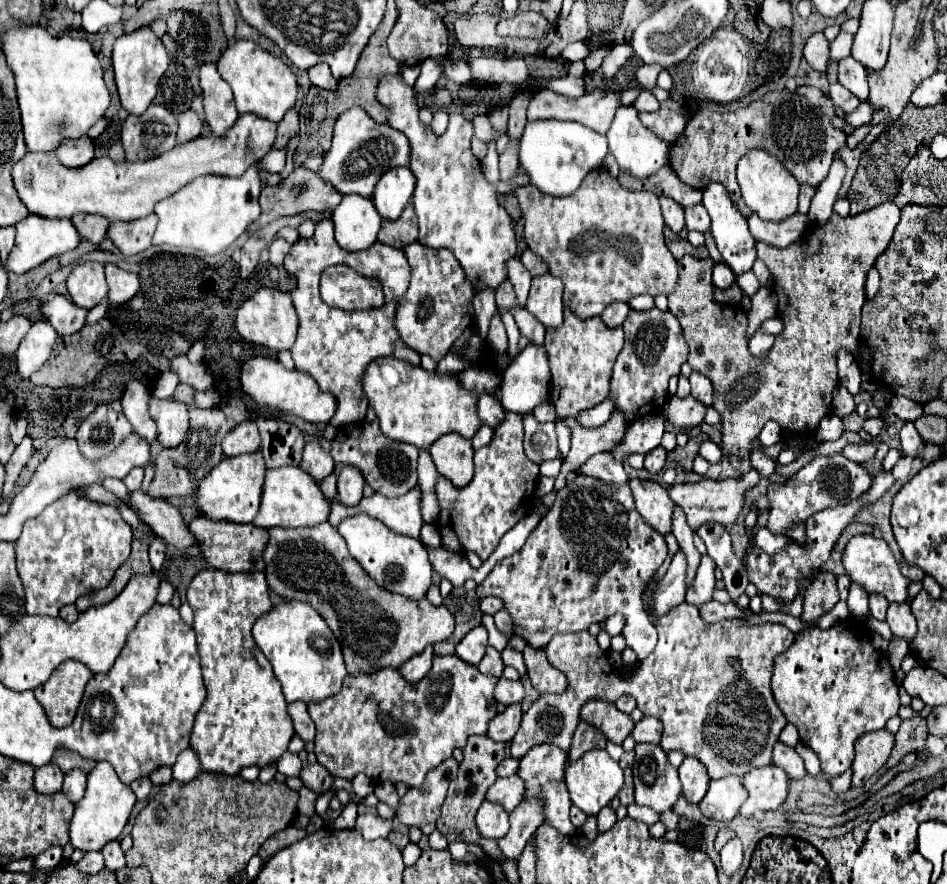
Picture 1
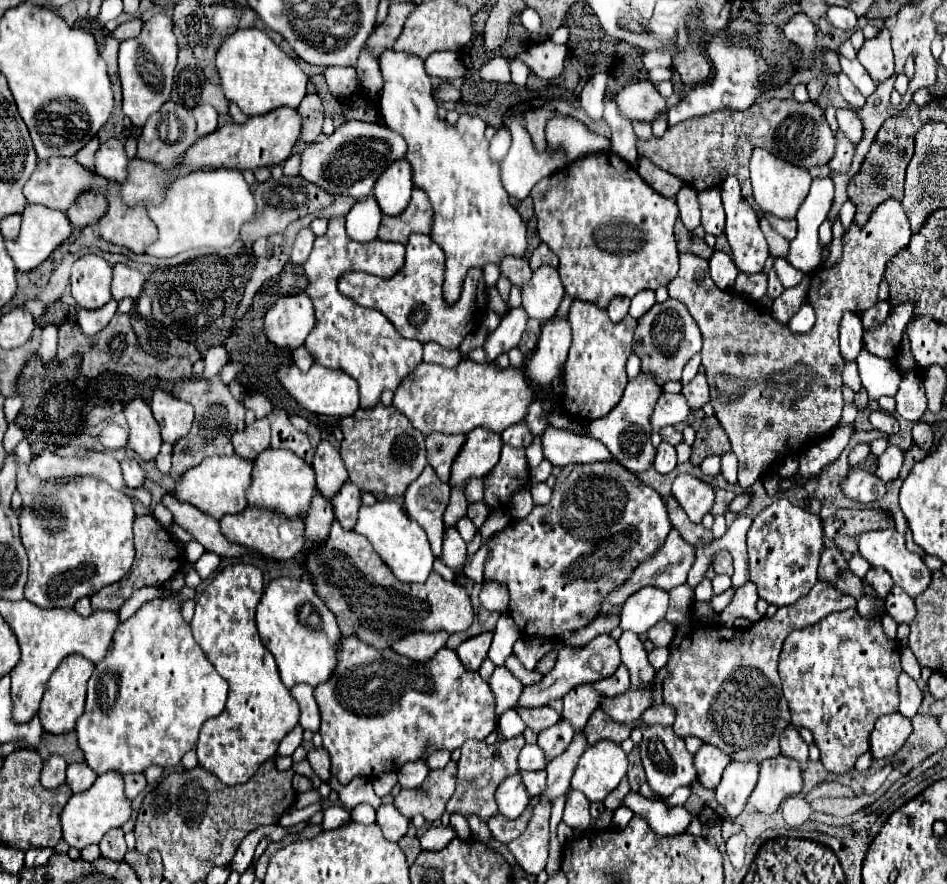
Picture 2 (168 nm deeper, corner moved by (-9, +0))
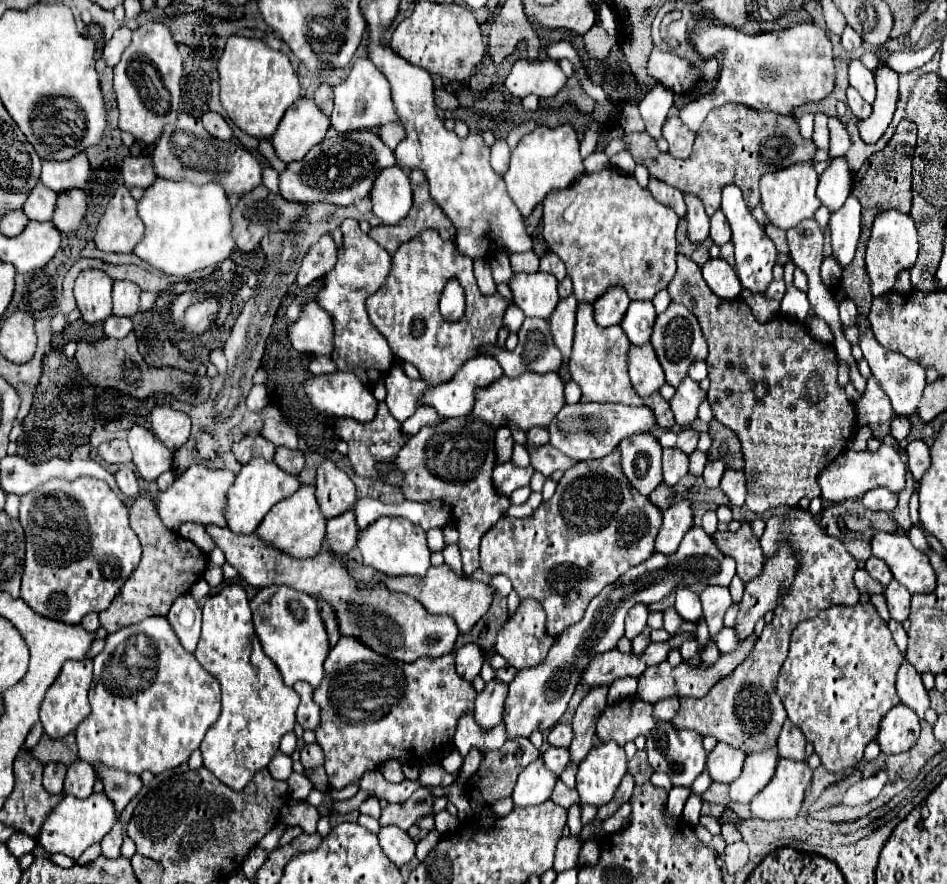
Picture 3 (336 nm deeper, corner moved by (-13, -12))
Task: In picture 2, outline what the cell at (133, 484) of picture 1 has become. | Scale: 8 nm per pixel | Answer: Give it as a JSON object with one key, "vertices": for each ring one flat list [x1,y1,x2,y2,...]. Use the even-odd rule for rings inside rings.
{"vertices":[[124,458,120,460,120,468,122,468,122,478,126,482,126,486,136,488,144,484,144,470,140,468,140,464,132,458]]}

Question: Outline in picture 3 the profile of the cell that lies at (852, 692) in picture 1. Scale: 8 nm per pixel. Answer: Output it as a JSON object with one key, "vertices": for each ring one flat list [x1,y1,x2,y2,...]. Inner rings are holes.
{"vertices":[[868,602,852,608,832,606,818,614,814,620,798,624,792,634,788,658,778,676,778,694,784,702,788,718,796,724,808,742,814,744,822,766,836,774,848,768,856,768,862,760,864,748,876,740,880,720,898,704,896,694,896,672,904,656,892,640,888,624,878,616,876,608]]}

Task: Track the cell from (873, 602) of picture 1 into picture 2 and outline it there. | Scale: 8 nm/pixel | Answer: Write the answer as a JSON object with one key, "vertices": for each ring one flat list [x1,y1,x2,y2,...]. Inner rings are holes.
{"vertices":[[870,568,866,574,866,582,878,592,880,598,884,598,888,594,888,588,892,588,894,584,884,568]]}

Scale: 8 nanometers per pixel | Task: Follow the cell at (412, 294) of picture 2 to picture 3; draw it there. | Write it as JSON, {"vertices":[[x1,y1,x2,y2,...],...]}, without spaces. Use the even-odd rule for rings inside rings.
{"vertices":[[432,230,402,244,392,262,392,274,386,284,366,300,368,316,386,334,398,358,414,364,422,378,434,384,446,382,460,370,460,364,478,354,480,346,496,342,508,302,500,294,484,296,476,286,472,258,460,256,452,240,442,240],[450,276,458,276,466,292,466,314,454,324,446,324,438,312,438,300]]}

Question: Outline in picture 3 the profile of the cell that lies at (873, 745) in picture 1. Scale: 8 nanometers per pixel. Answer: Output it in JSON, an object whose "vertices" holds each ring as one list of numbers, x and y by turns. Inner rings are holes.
{"vertices":[[898,704,880,722,878,734,880,752,884,756,906,752,908,748,912,748,912,744,916,744,918,736,920,736,918,716,904,704]]}

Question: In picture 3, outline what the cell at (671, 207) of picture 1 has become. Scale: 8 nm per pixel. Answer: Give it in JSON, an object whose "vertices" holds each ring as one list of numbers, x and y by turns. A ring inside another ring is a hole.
{"vertices":[[694,194,692,196,684,196,686,200,686,206,688,206,688,212,686,212,686,220,688,220,688,238,692,242,702,242,706,236,708,236,708,230,710,230,710,220,708,220,708,214,704,212,704,206,702,206,702,200,696,198]]}

